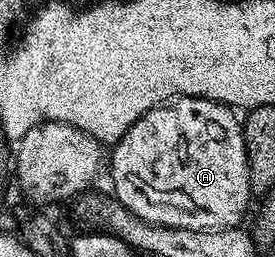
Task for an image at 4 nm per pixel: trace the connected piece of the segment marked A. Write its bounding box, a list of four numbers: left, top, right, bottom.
[108,96,252,230]

